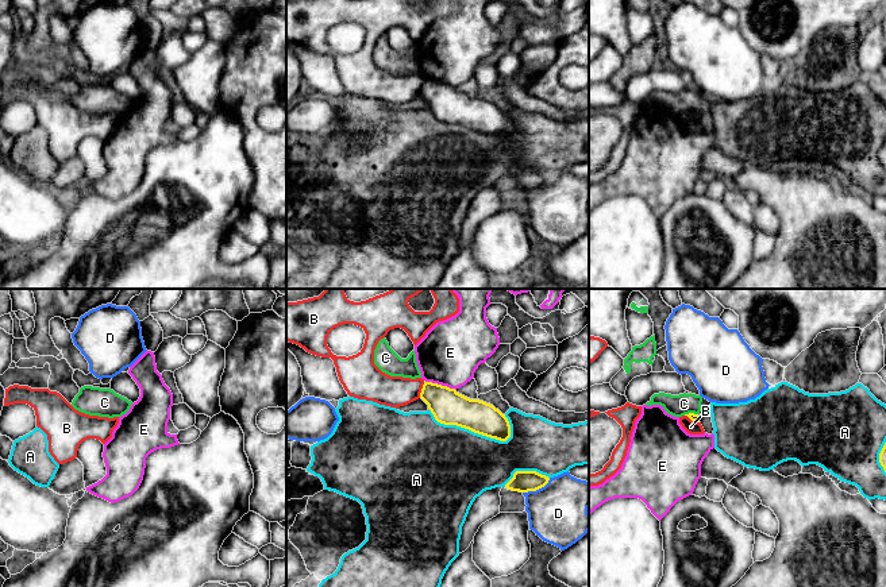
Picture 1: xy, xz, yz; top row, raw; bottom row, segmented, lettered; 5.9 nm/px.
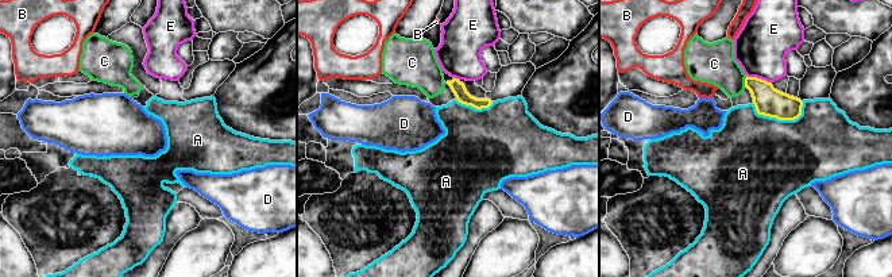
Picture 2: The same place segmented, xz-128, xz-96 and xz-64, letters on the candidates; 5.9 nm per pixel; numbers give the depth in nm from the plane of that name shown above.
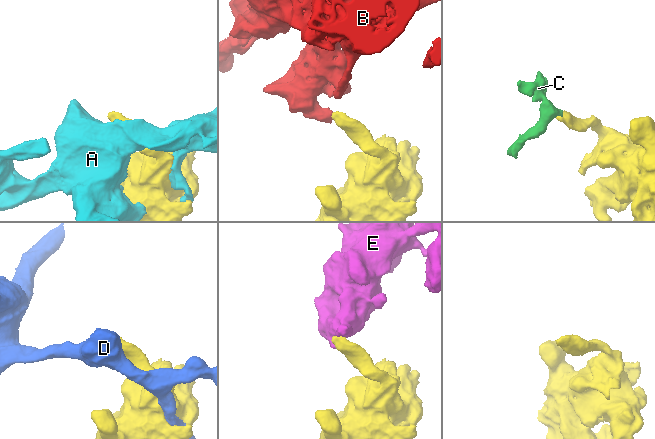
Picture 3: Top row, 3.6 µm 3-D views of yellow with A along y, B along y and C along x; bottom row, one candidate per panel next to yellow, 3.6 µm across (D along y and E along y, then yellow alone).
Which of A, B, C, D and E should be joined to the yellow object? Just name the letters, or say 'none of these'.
none of these

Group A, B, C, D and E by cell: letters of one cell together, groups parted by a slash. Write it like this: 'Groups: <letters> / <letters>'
Groups: A C / B / D / E

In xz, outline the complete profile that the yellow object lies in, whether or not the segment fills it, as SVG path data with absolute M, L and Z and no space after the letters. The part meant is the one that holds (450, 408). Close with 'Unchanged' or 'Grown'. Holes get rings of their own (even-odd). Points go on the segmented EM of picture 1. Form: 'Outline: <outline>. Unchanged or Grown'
Outline: M425 381L420 398L440 424L457 425L500 441L511 437L508 418L490 403L470 399L455 389Z. Unchanged

